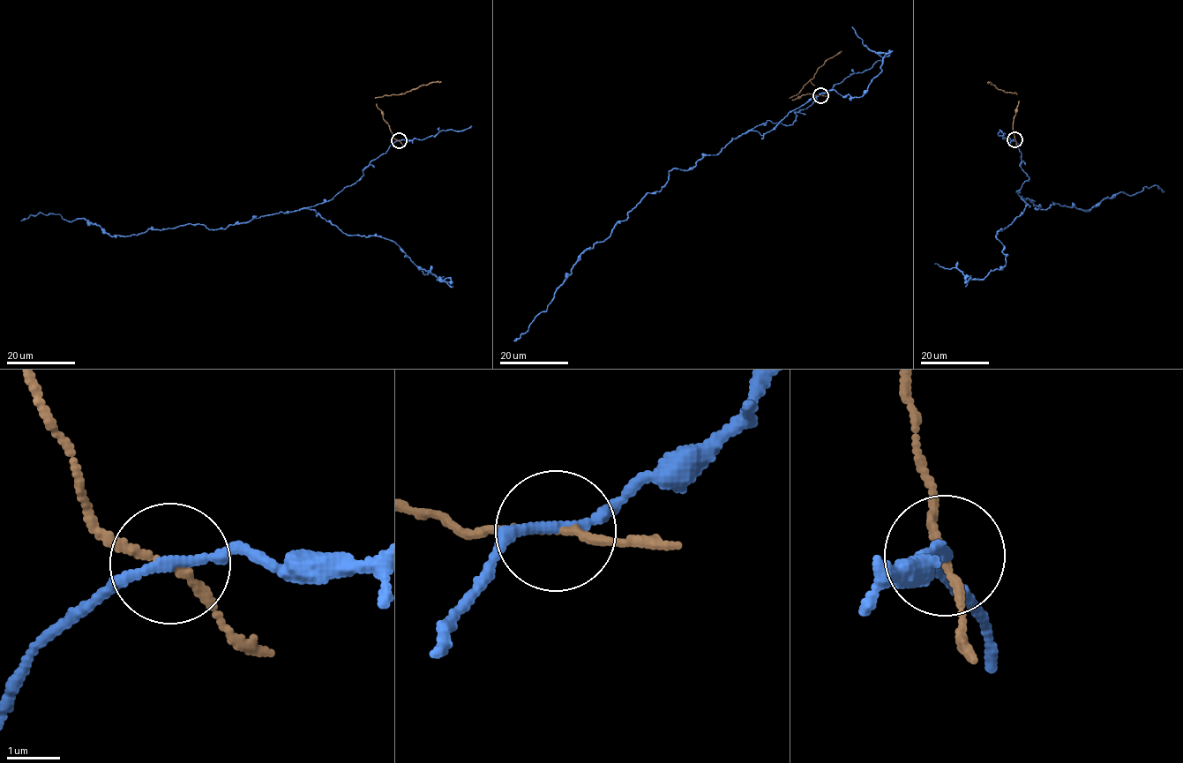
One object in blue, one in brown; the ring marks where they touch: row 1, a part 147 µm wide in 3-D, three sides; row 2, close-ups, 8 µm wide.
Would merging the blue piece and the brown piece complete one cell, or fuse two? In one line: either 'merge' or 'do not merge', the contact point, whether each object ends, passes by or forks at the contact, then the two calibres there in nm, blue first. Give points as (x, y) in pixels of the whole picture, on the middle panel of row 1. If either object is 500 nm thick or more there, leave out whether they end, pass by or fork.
do not merge; place (820, 95); blue passes by; brown passes by; calibres 170 and 130 nm

